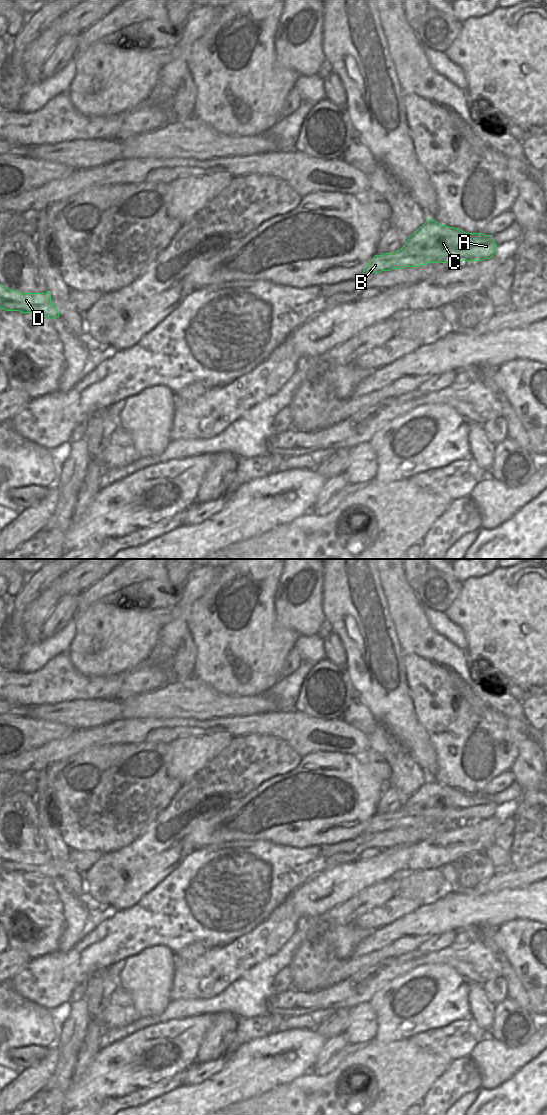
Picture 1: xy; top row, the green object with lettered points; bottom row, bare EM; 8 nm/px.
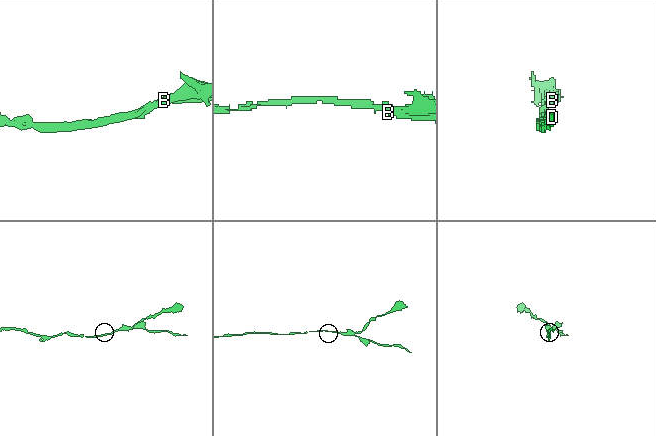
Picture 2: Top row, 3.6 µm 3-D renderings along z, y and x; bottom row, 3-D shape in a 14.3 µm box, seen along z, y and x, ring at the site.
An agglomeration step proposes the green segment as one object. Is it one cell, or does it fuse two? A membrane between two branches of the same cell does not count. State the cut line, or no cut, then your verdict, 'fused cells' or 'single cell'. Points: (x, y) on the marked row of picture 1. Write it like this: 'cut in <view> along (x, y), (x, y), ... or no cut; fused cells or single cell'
cut in xy along (393, 252), (408, 251), (412, 254), (433, 258), (437, 262); fused cells

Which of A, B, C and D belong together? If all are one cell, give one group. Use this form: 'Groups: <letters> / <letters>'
Groups: A C / B D

